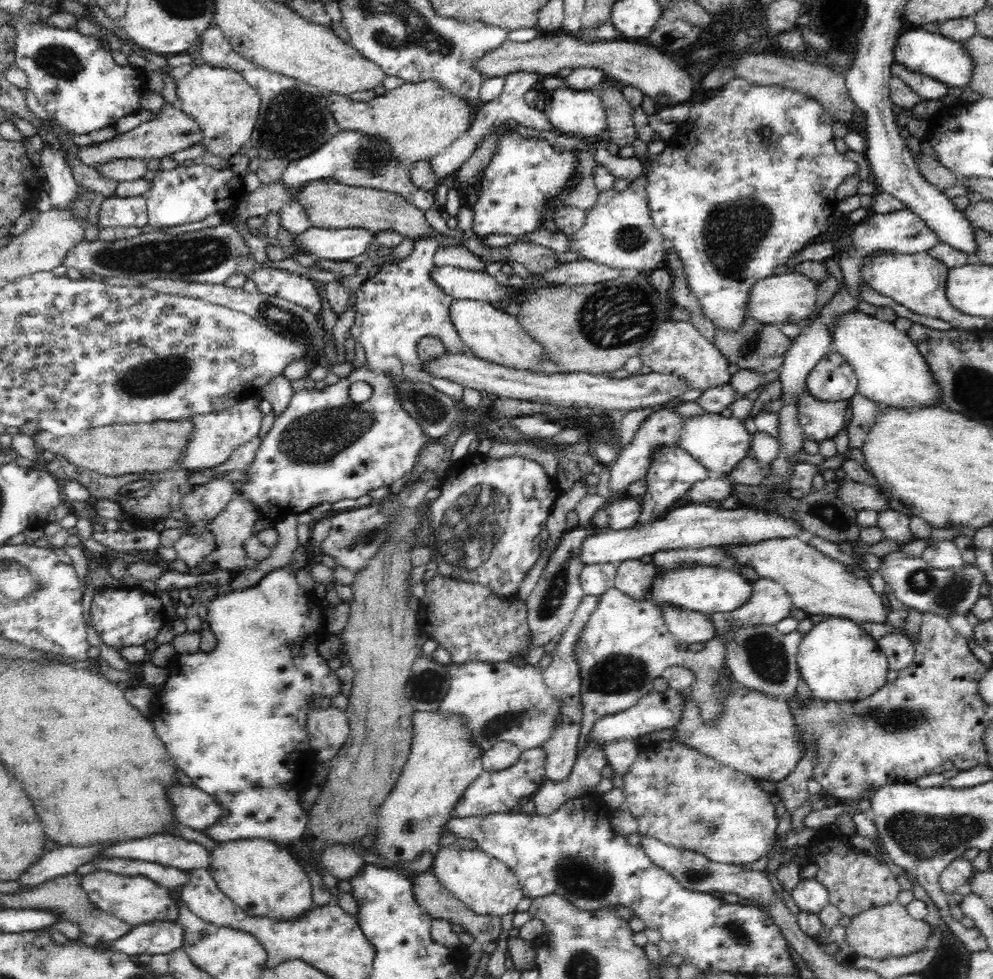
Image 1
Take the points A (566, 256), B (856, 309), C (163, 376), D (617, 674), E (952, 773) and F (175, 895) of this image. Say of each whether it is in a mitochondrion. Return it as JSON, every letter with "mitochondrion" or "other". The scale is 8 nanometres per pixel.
{"A":"other","B":"other","C":"mitochondrion","D":"mitochondrion","E":"other","F":"other"}

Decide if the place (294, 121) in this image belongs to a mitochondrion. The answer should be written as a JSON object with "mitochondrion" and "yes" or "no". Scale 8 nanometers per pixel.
{"mitochondrion":"yes"}

